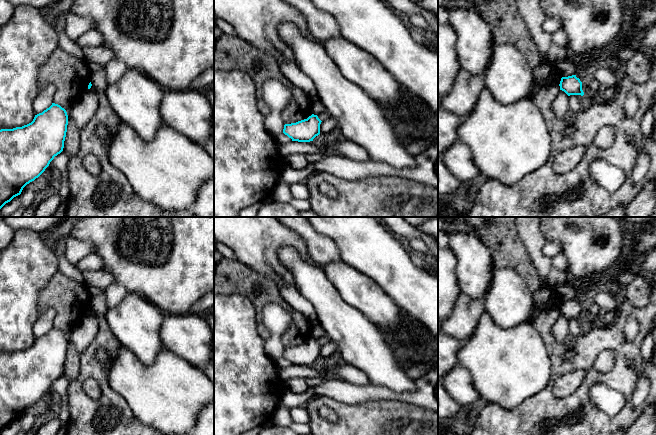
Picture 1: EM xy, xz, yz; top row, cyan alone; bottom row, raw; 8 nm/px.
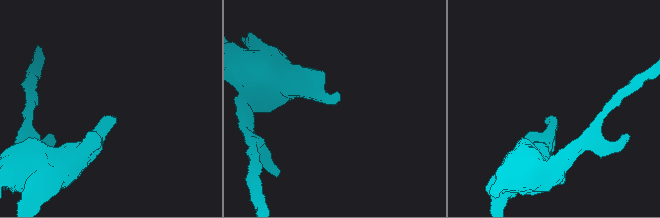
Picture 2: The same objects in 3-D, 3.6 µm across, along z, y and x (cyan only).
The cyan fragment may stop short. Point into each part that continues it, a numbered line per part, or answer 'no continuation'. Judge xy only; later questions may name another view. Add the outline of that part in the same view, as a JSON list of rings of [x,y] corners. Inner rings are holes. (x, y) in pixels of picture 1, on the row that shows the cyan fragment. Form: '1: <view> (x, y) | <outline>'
no continuation

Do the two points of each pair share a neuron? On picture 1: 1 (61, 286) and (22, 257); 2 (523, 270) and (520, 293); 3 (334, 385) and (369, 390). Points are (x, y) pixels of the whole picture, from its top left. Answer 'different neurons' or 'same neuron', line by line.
1: different neurons
2: different neurons
3: same neuron

